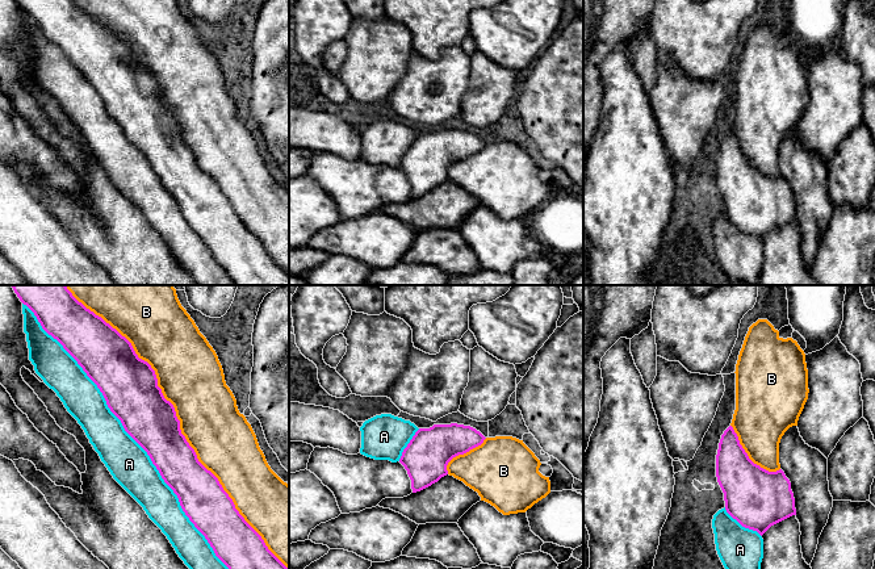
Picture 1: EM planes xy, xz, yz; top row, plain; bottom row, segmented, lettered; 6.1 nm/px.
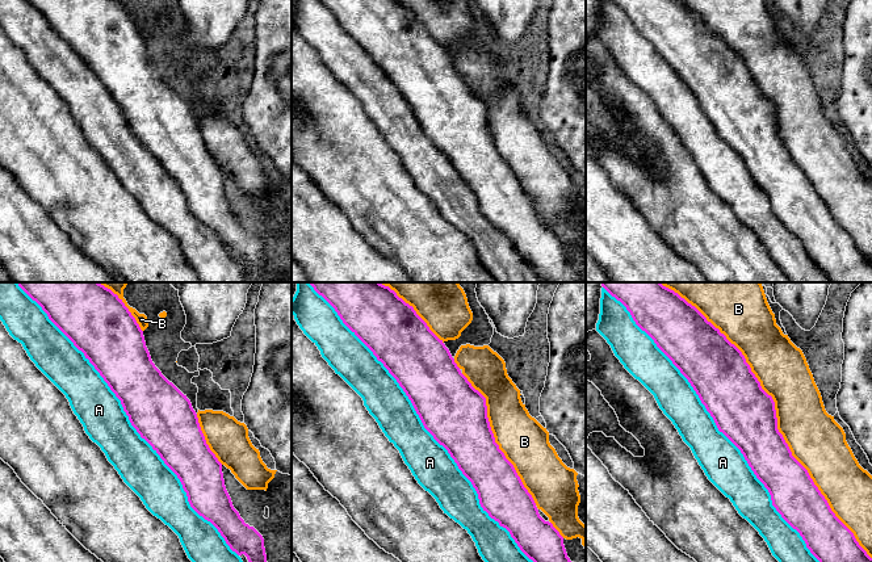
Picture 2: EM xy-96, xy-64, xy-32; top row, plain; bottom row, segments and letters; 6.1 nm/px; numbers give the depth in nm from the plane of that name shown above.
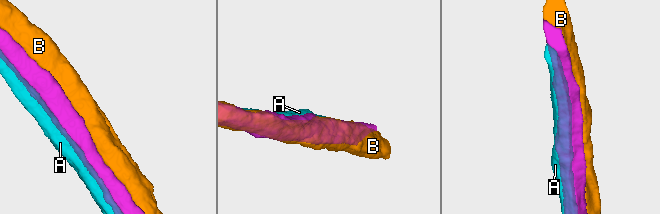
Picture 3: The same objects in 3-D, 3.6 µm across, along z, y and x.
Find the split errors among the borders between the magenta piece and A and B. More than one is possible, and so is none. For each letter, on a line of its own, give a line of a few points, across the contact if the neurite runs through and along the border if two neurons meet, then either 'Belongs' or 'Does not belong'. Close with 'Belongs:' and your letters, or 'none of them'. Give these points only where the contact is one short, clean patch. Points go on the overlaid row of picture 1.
A: Does not belong
B: Does not belong
Belongs: none of them

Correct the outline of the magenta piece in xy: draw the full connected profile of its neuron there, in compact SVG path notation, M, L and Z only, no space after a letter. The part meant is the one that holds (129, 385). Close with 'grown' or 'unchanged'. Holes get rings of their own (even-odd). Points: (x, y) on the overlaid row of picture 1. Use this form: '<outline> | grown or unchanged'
M12 285L12 288L20 301L34 313L42 329L63 346L97 385L110 411L121 421L125 431L147 452L164 482L177 495L183 511L205 536L215 556L229 569L288 569L239 514L218 478L198 461L194 449L181 434L173 405L164 398L158 386L155 371L147 361L138 357L131 343L101 317L79 302L66 285Z | unchanged

